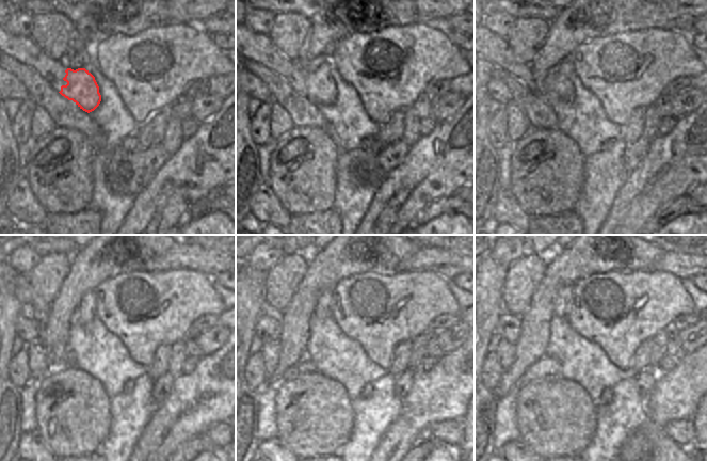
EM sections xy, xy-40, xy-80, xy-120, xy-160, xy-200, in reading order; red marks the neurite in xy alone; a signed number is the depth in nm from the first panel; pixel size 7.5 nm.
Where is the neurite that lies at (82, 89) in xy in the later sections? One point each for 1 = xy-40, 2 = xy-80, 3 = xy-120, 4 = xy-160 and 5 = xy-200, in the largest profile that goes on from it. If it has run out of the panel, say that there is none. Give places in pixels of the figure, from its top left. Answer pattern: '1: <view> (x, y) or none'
1: xy-40 (320, 88)
2: xy-80 (562, 85)
3: xy-120 (86, 305)
4: xy-160 (323, 307)
5: xy-200 (564, 293)

